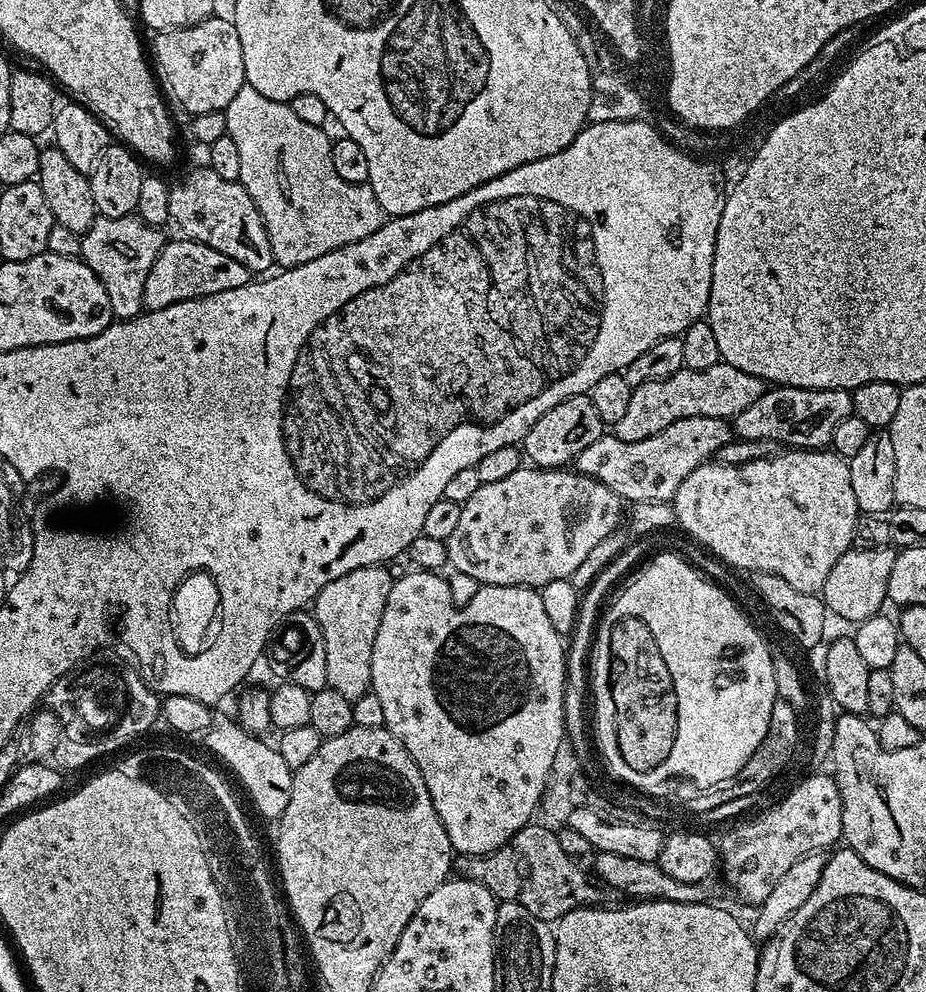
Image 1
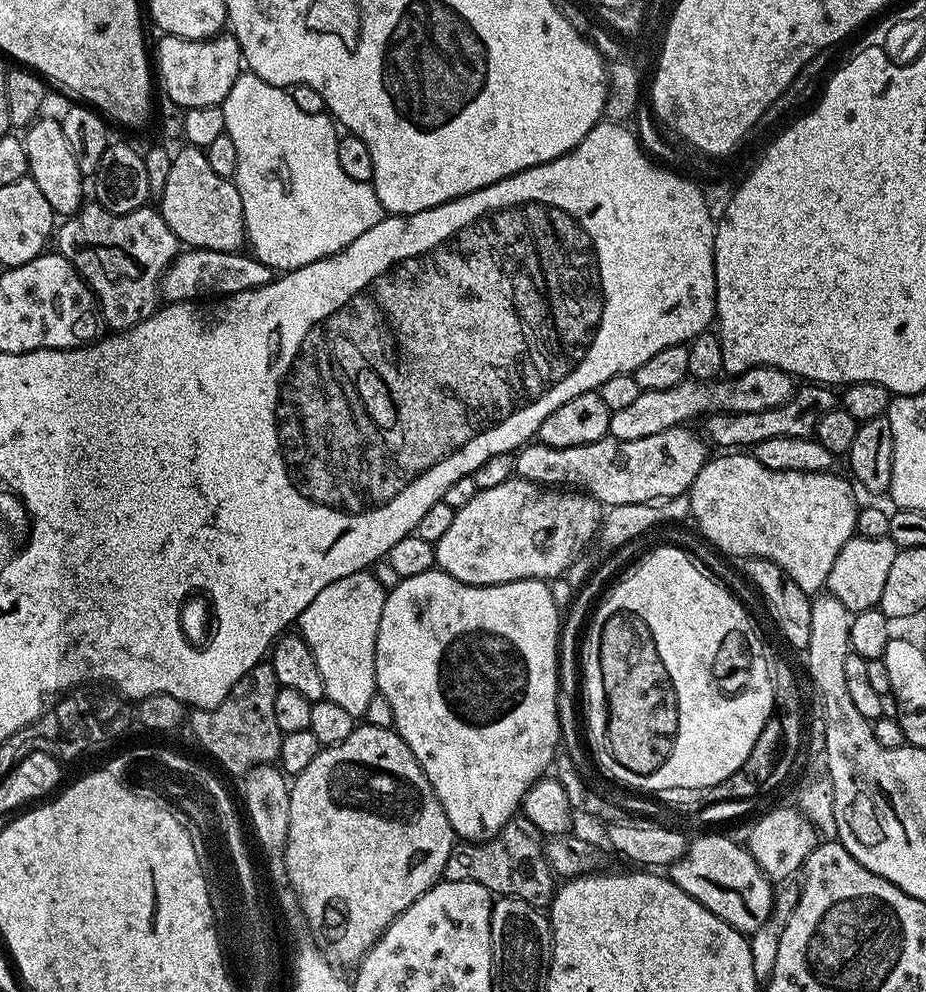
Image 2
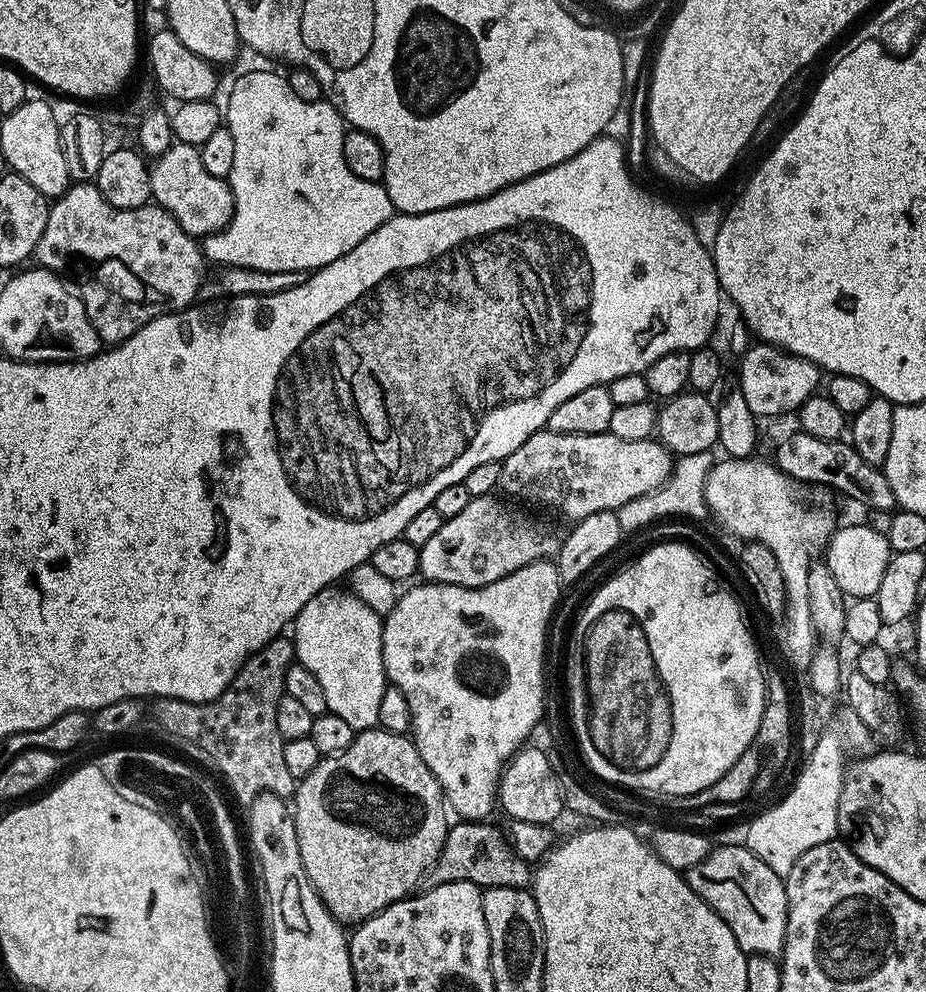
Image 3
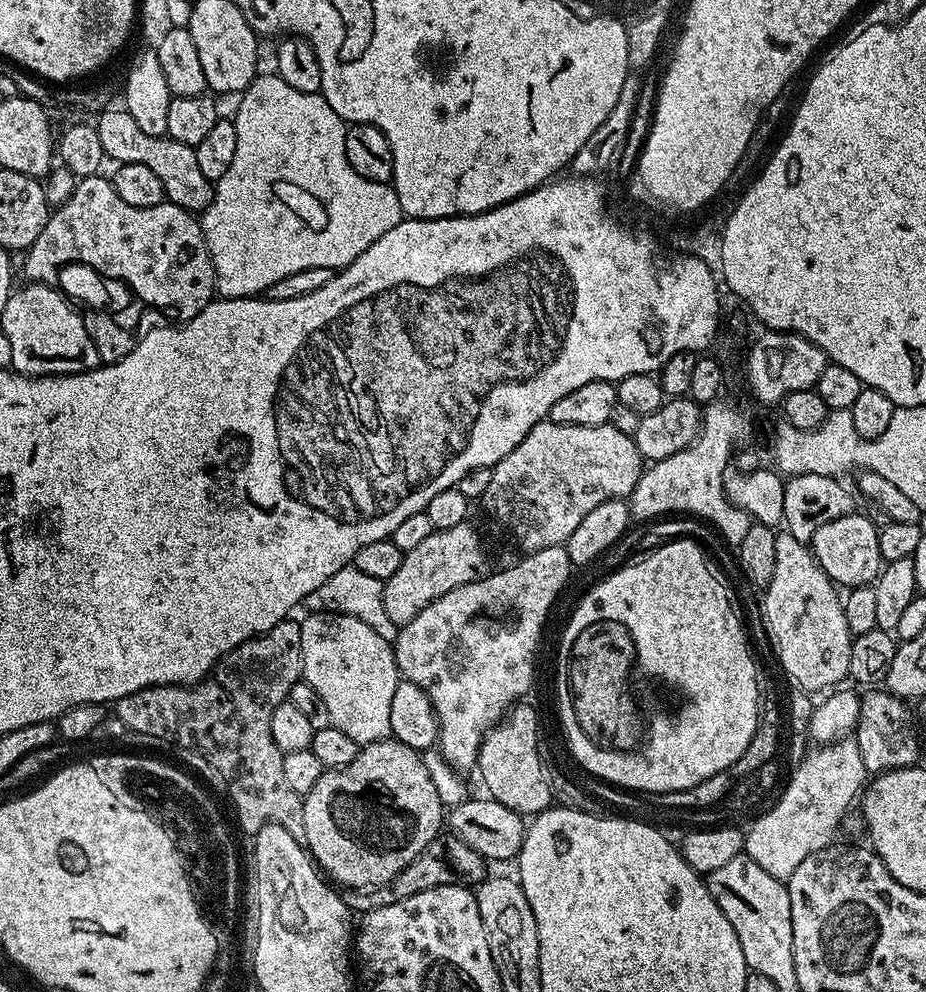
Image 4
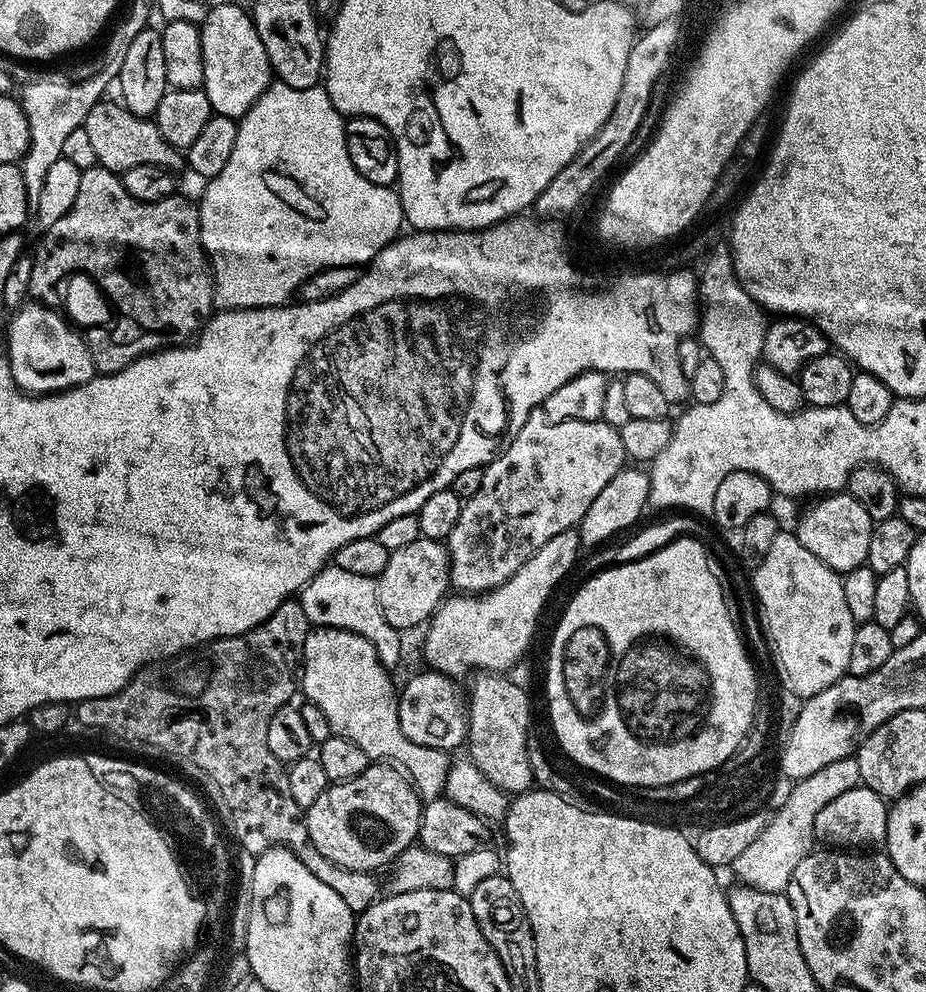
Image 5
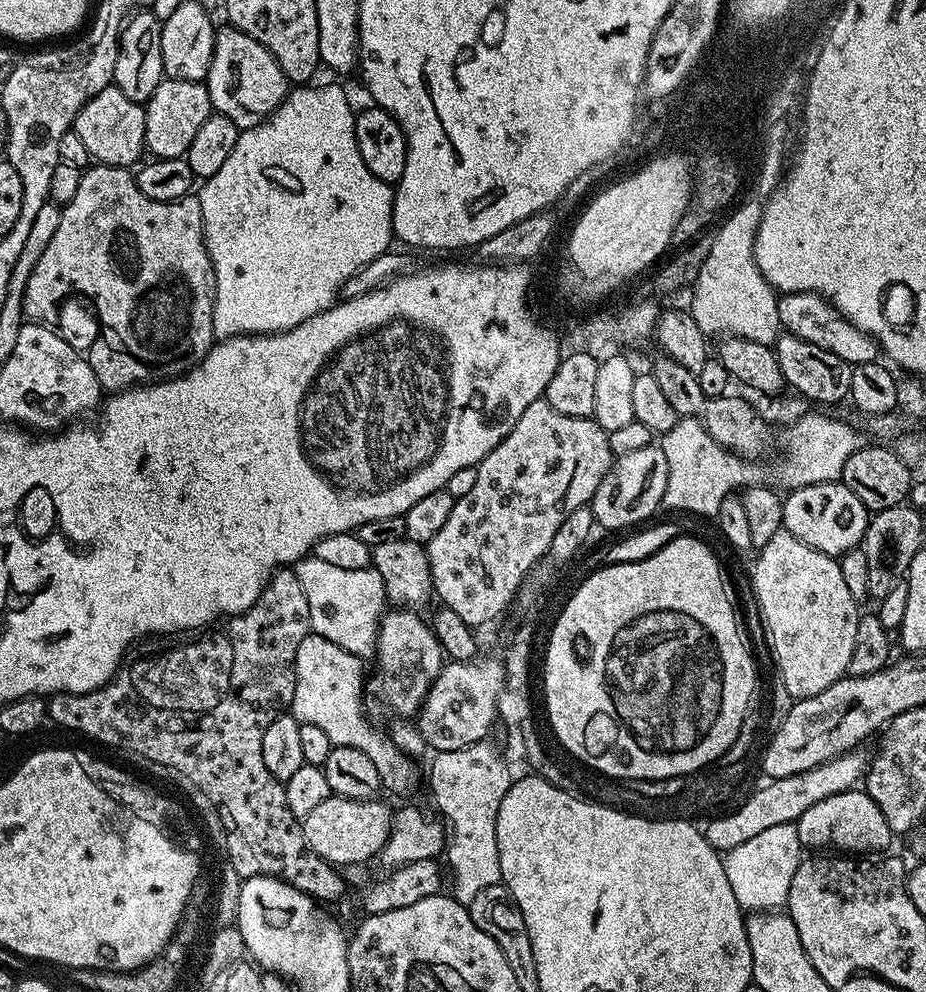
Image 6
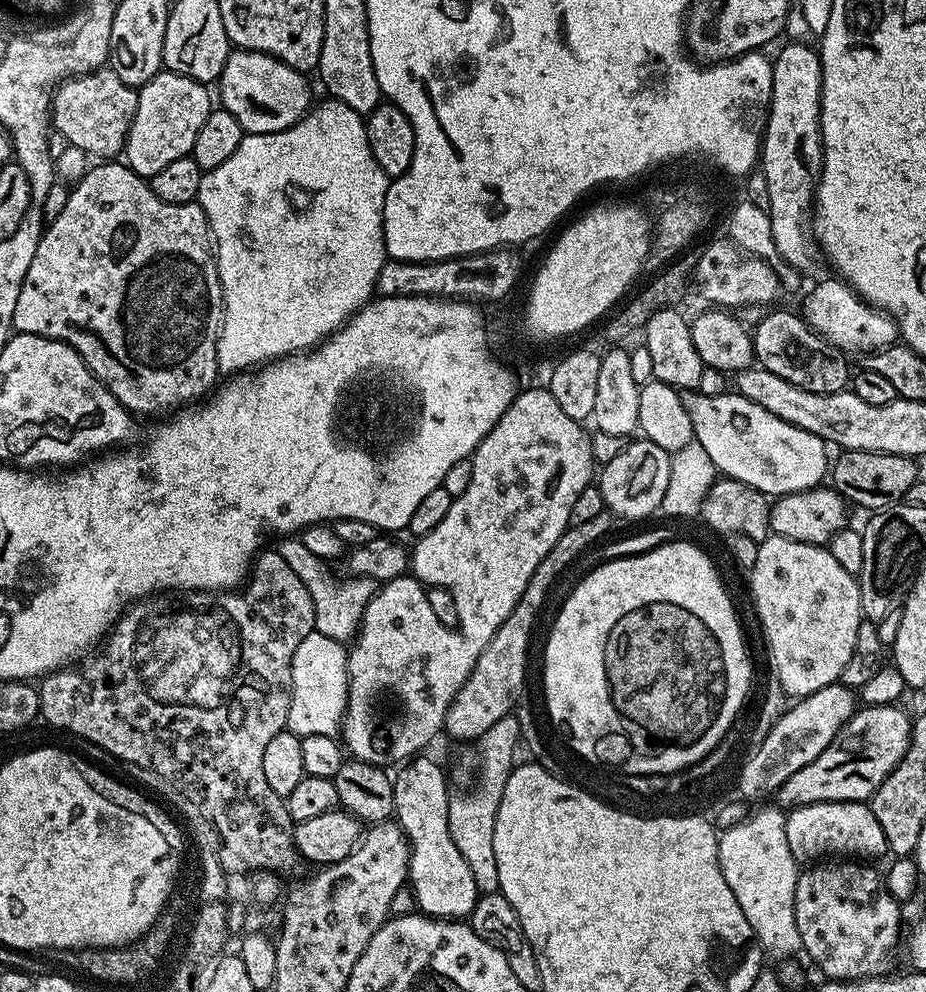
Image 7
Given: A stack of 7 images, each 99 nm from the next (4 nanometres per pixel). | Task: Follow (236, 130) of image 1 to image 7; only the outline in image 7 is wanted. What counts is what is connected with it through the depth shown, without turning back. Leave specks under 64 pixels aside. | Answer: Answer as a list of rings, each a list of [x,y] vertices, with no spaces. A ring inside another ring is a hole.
[[[324,98],[319,104],[320,101],[298,123],[286,130],[270,134],[244,135],[242,142],[238,142],[238,150],[234,150],[234,154],[230,154],[230,158],[226,158],[222,166],[204,172],[200,177],[196,200],[208,219],[208,231],[214,245],[216,269],[224,299],[224,320],[220,323],[220,337],[216,343],[216,363],[221,373],[244,374],[257,366],[270,364],[285,356],[295,356],[309,351],[327,340],[342,325],[347,324],[354,313],[360,311],[373,299],[380,271],[386,262],[384,207],[390,178],[382,170],[382,166],[378,166],[377,159],[370,152],[370,138],[365,117],[350,110],[350,106],[346,106],[340,100]]]

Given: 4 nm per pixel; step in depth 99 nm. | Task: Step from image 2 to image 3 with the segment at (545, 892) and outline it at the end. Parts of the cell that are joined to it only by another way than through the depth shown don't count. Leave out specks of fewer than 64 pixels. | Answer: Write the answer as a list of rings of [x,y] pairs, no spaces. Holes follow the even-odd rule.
[[[465,820],[449,827],[446,842],[432,867],[424,873],[422,884],[424,888],[433,888],[446,882],[474,882],[482,890],[498,886],[528,888],[533,875],[529,861],[512,849],[511,839],[505,833],[503,836],[492,822]]]

